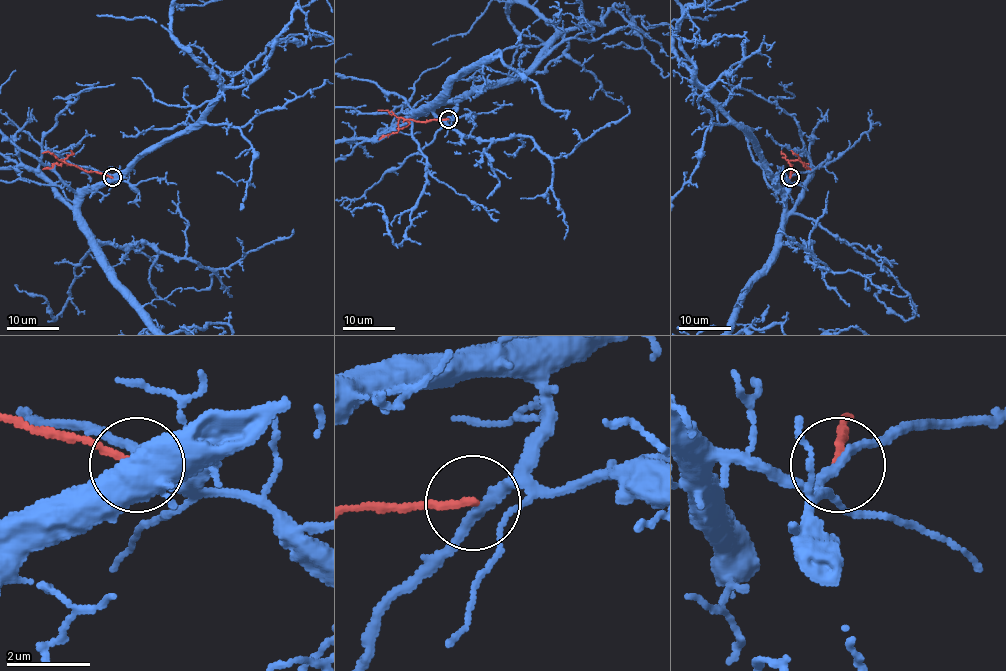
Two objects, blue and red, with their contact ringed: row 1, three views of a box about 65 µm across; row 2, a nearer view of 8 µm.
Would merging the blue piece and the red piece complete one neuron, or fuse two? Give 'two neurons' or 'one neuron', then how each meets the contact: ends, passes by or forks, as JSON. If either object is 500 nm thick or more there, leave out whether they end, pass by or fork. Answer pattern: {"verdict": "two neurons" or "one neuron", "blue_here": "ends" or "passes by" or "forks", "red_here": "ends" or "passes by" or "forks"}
{"verdict": "two neurons", "blue_here": "passes by", "red_here": "ends"}

